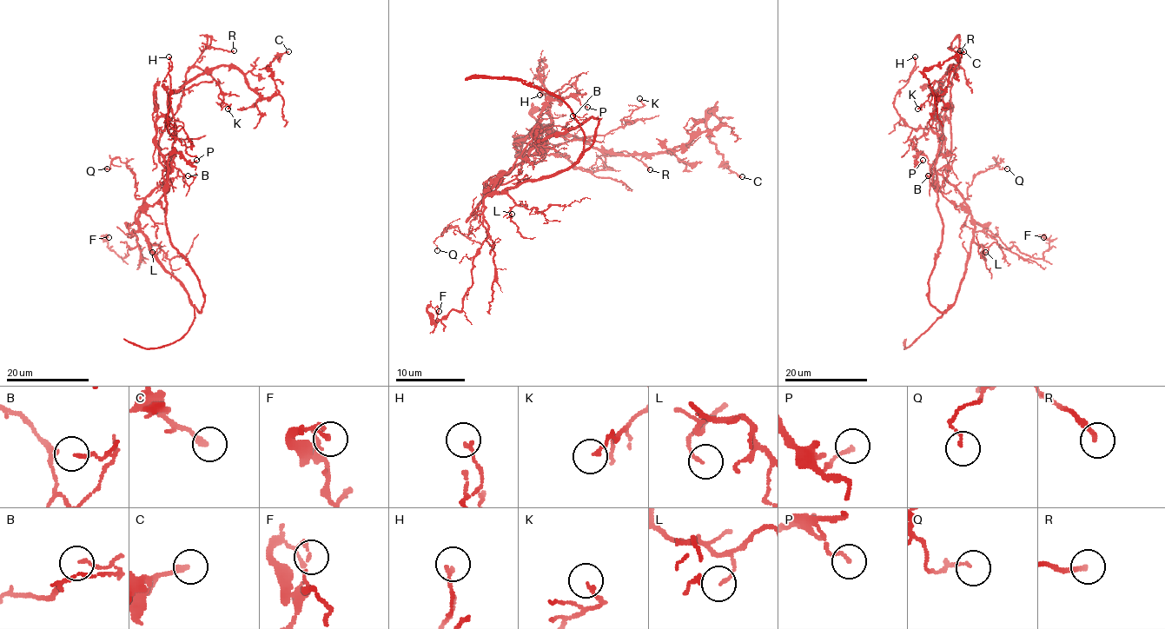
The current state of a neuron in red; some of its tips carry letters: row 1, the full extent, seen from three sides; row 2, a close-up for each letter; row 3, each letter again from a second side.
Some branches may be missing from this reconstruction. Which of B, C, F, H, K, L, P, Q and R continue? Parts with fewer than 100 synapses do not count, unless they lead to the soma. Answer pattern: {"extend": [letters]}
{"extend": []}

